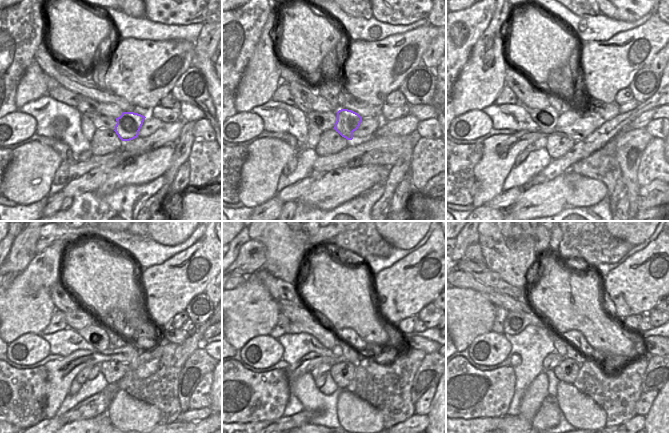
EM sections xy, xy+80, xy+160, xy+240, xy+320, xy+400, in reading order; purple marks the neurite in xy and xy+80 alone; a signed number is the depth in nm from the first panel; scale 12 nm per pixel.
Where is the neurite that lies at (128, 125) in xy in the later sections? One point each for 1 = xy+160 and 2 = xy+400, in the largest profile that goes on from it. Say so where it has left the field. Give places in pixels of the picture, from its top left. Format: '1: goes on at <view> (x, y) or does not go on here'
1: goes on at xy+160 (567, 118)
2: goes on at xy+400 (560, 343)

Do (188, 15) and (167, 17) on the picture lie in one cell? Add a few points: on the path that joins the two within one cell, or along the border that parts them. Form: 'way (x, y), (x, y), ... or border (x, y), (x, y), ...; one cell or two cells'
way (183, 15), (172, 16); one cell

